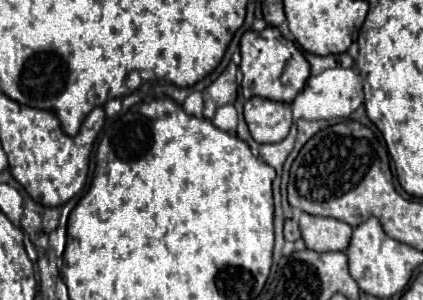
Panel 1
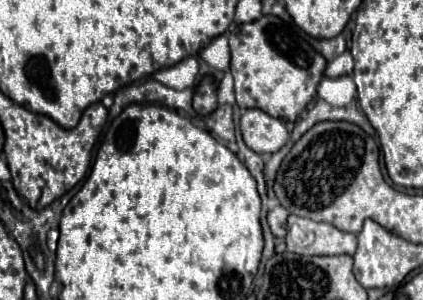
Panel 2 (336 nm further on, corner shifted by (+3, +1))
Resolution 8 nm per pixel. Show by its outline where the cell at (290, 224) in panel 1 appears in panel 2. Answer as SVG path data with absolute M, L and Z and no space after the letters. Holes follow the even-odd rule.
M275 207L275 209L269 211L269 215L267 215L269 227L271 227L273 235L279 237L279 239L285 237L285 223L287 223L287 217L289 217L289 211L287 211L285 207Z

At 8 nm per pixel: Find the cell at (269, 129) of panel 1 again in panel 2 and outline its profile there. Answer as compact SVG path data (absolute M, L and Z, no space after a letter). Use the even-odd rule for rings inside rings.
M247 109L243 113L241 135L245 145L261 155L279 151L289 139L285 123L281 119L267 115L261 109Z

